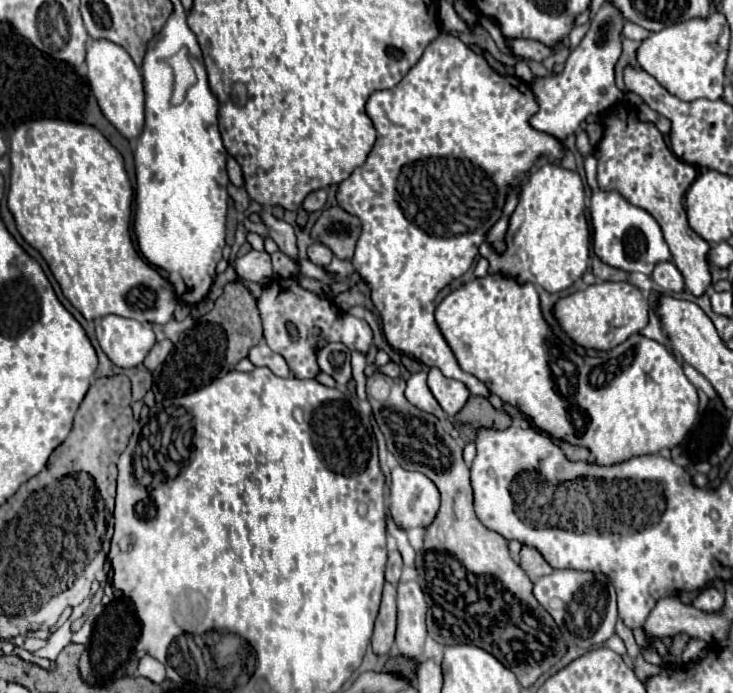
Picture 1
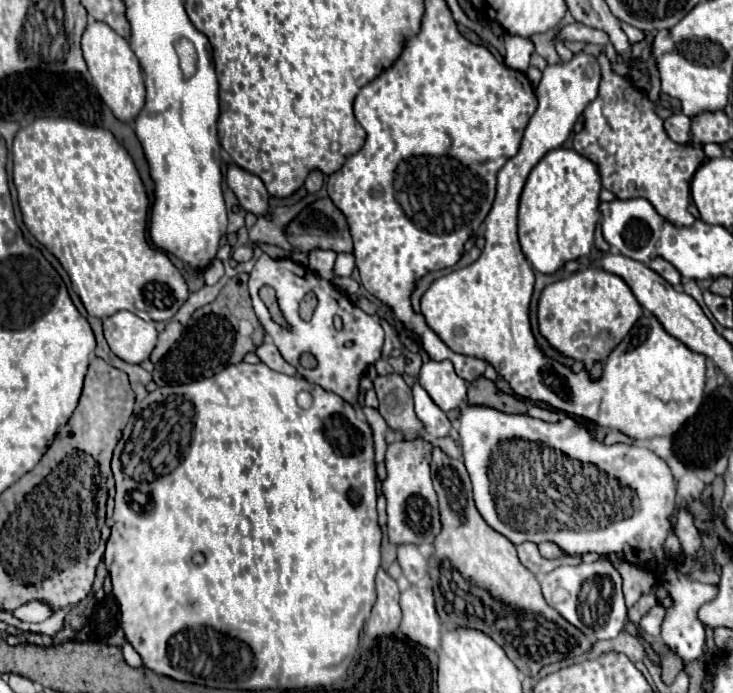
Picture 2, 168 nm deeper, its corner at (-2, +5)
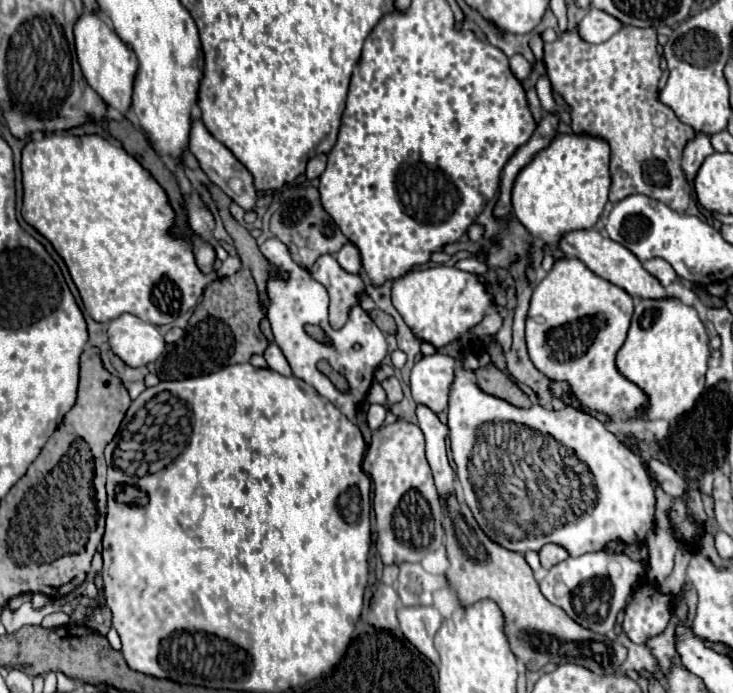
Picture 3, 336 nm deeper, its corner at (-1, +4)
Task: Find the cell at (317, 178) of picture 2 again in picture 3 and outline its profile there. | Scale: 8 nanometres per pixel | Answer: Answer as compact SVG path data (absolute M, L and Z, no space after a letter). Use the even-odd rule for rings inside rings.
M319 154L319 156L311 158L309 164L307 164L307 178L309 178L309 180L319 178L321 172L325 170L325 164L327 164L327 156L325 156L325 154Z

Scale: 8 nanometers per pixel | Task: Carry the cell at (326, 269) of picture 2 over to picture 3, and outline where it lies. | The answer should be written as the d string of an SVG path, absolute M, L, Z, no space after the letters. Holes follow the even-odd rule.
M319 256L311 266L311 276L329 292L329 324L339 330L349 318L349 310L359 304L359 294L365 294L365 282L359 274L345 272L335 256Z

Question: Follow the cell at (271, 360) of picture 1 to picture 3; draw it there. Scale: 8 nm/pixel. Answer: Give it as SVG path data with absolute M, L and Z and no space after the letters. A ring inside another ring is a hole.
M269 344L269 348L265 350L263 356L265 356L271 370L275 370L275 372L279 372L283 376L291 376L289 362L285 360L285 356L283 356L283 352L281 352L281 348L277 344Z

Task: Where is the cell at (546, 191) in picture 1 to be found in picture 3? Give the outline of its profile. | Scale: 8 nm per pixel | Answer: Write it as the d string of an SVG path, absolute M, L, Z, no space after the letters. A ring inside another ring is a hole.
M555 134L555 138L549 142L549 146L539 150L533 156L533 160L519 170L519 174L513 182L511 204L513 204L517 218L527 228L527 232L533 238L543 238L549 246L555 246L559 242L559 238L571 230L593 228L607 204L607 194L609 194L609 186L611 186L609 158L611 158L609 144L601 136Z

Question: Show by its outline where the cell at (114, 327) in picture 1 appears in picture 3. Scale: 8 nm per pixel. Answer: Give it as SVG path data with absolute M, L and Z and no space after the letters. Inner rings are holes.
M121 314L109 324L109 344L131 368L155 362L165 350L165 340L159 334L159 328L133 314Z

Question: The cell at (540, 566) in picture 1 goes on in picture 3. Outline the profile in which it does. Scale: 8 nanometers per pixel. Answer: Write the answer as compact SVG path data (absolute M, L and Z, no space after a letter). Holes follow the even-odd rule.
M545 544L545 546L539 550L541 566L543 566L545 570L549 570L549 568L553 568L555 564L563 562L567 556L569 556L567 550L563 550L563 548L557 546L557 544Z

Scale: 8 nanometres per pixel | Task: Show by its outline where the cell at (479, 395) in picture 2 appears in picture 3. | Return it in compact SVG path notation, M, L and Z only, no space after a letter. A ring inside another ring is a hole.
M487 364L483 368L477 368L475 376L477 376L477 384L483 392L503 398L513 406L531 408L531 400L527 398L527 394L521 392L521 388L507 376L507 372L499 370L495 364Z

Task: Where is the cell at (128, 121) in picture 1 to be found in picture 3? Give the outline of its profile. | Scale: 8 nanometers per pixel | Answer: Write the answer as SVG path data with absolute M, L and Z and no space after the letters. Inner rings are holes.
M85 12L79 16L73 28L75 34L75 50L81 72L87 84L113 108L125 114L131 108L131 94L133 94L133 80L137 72L137 56L131 48L119 40L119 36L93 12Z

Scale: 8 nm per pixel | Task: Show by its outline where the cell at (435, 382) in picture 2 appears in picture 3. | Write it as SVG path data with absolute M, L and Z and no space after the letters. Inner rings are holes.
M445 354L423 356L411 370L411 394L417 404L427 406L435 414L447 408L449 386L453 382L455 362Z

